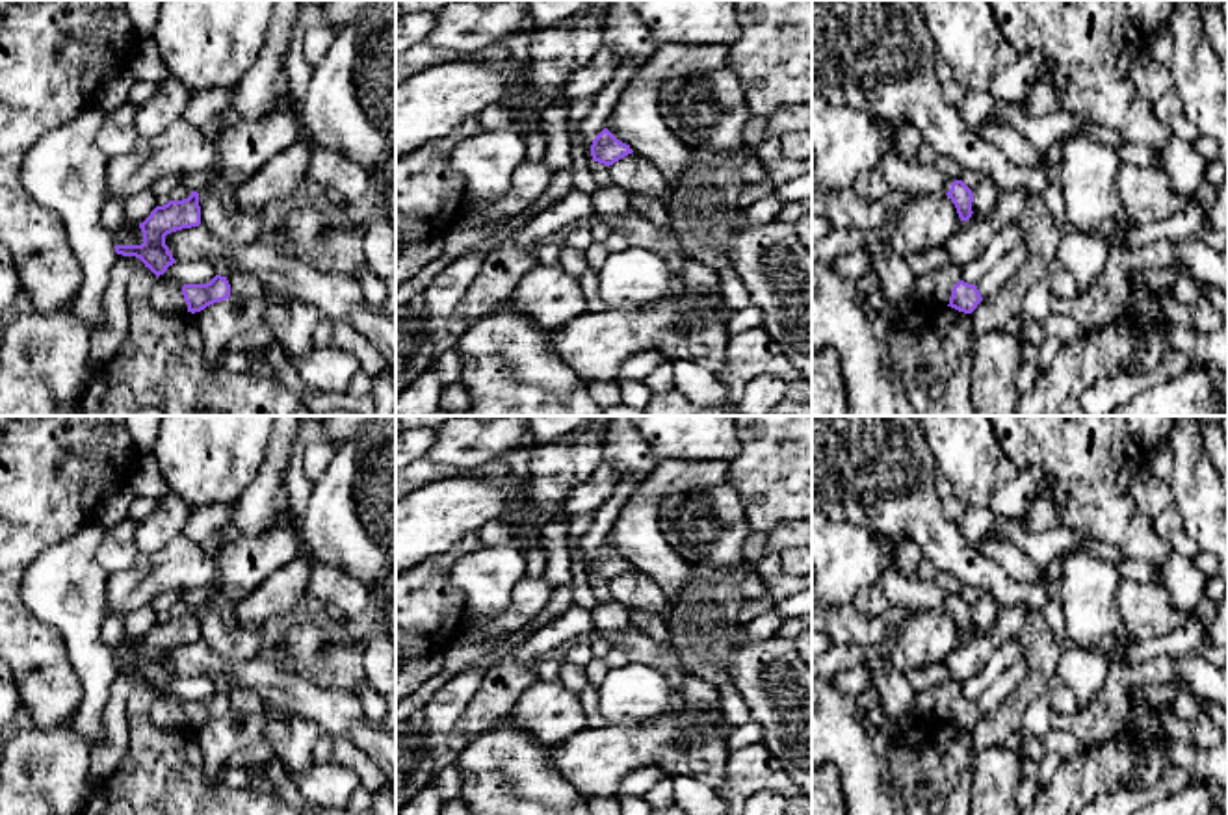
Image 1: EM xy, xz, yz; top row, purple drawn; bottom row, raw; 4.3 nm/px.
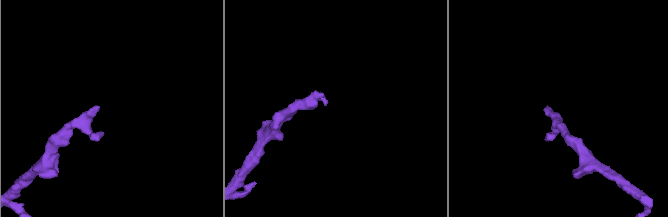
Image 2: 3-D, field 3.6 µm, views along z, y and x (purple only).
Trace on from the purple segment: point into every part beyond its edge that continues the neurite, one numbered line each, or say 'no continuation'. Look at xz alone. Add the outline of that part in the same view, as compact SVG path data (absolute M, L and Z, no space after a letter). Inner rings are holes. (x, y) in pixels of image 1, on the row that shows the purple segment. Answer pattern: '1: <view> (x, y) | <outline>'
no continuation

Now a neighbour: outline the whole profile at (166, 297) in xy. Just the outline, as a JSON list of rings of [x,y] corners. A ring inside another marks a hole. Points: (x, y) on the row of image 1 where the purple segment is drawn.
[[[156,280],[150,304],[162,314],[184,314],[188,304],[182,295],[182,286],[167,280]]]

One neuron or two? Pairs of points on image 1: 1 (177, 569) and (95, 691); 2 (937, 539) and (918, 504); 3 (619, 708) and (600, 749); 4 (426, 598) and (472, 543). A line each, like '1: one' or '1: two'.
1: two
2: one
3: two
4: one

